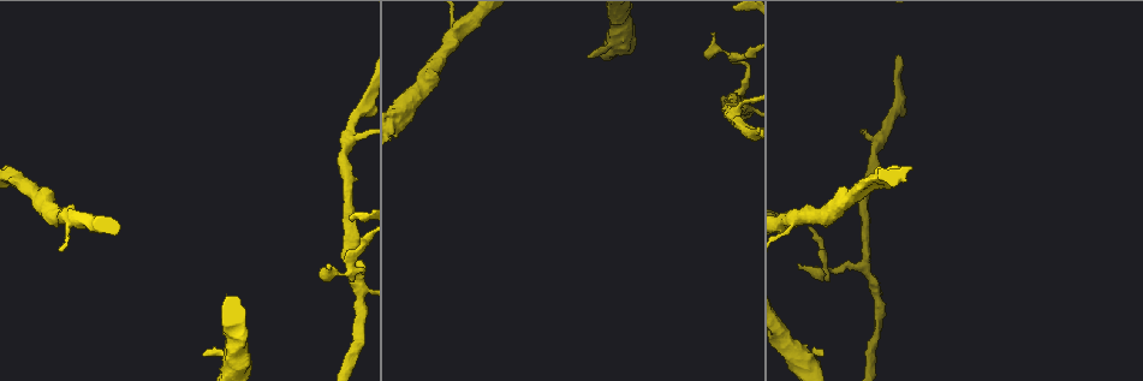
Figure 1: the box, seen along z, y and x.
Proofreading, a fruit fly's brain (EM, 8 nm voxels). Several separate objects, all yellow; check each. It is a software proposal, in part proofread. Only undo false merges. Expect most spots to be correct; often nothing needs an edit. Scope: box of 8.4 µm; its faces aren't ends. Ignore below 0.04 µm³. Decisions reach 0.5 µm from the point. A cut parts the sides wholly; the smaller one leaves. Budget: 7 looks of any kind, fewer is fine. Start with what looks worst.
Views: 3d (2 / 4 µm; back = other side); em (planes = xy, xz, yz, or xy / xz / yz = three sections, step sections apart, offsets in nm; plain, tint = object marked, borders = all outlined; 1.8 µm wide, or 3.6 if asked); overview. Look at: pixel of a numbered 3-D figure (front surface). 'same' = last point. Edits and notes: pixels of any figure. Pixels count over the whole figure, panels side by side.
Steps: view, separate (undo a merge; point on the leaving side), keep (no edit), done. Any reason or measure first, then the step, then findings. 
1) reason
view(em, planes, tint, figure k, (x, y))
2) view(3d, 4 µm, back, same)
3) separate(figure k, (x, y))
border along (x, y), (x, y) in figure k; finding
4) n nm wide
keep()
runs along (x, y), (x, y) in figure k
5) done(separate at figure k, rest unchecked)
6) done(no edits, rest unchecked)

sudden change in width
view(3d, 4 µm, figure 1, (734, 113))

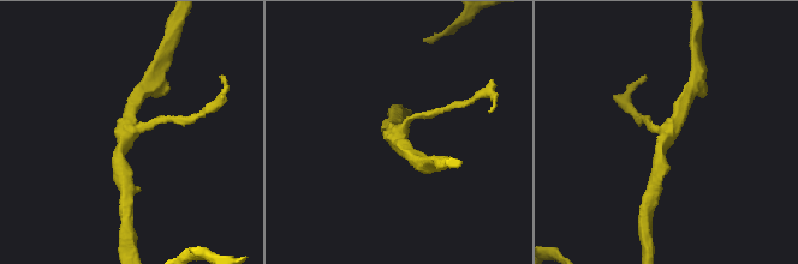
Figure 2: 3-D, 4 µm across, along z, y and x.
shape alone is not enough
view(em, xz, step 4, plain, figure 2, (131, 133))

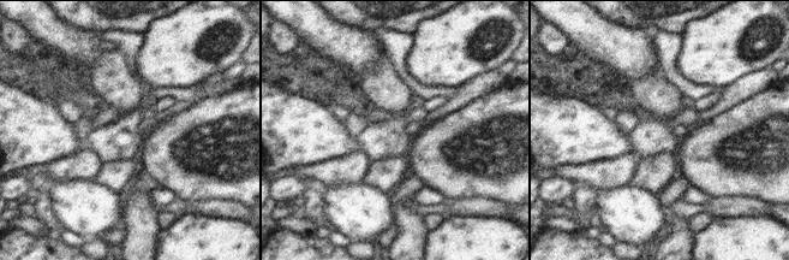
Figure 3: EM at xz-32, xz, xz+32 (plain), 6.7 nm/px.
with the object marked
view(em, xz, step 4, tint, same)

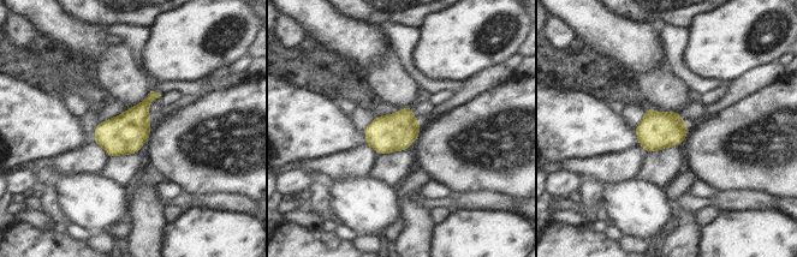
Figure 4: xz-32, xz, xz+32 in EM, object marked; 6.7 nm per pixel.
240 nm wide
keep()
continuous, no second cell

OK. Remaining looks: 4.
side arm on a straight run
view(em, 3.6 µm, planes, tint, figure 1, (799, 222))

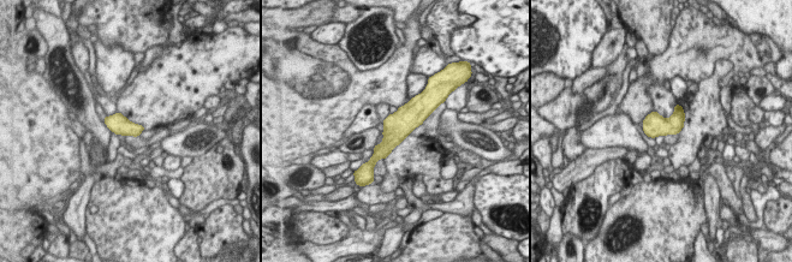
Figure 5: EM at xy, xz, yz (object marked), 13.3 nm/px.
keep()
runs along (417, 106), (374, 159) in figure 5; all the same cell

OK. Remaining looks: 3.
view(em, xy, step 8, tint, figure 1, (867, 265))

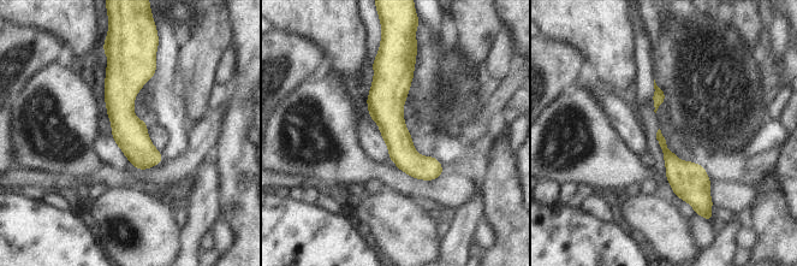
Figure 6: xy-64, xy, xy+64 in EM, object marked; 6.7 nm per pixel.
60 nm wide
keep()
runs along (390, 61), (392, 129), (429, 177) in figure 6; all the same cell

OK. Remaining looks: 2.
done(no edits, rest unchecked)

